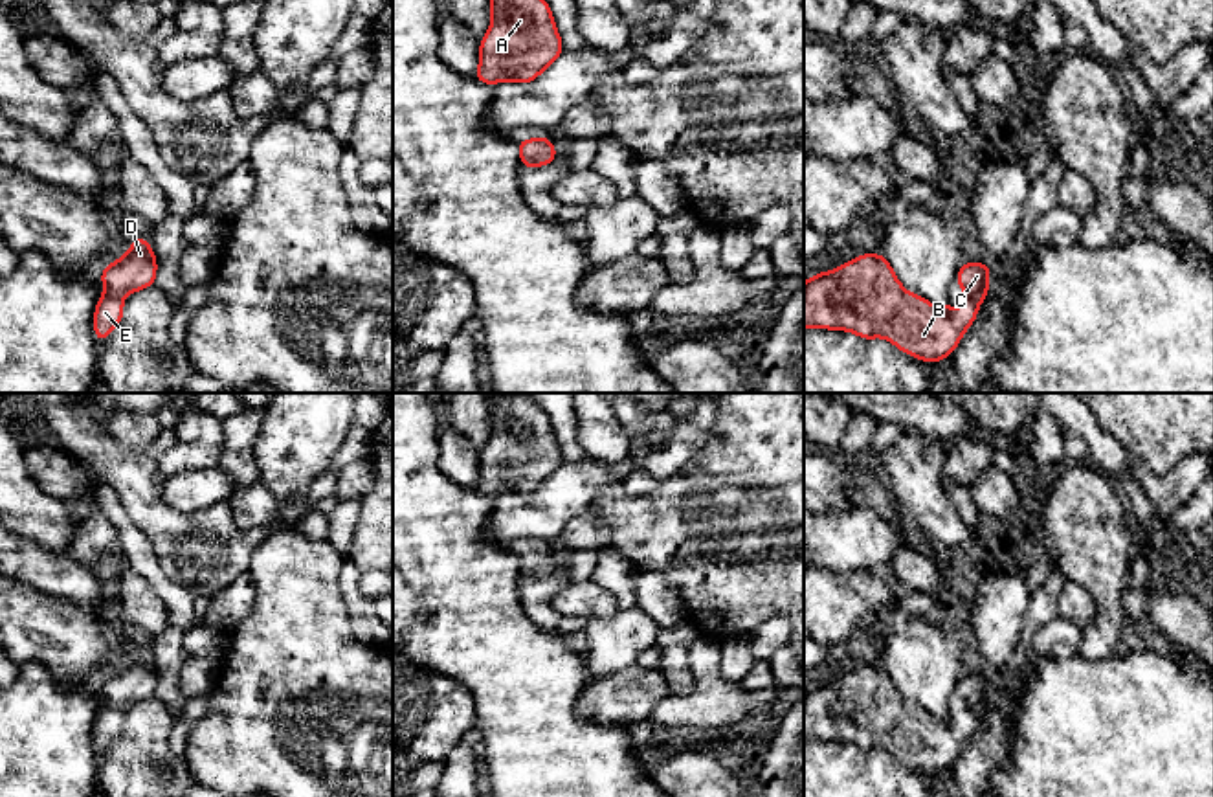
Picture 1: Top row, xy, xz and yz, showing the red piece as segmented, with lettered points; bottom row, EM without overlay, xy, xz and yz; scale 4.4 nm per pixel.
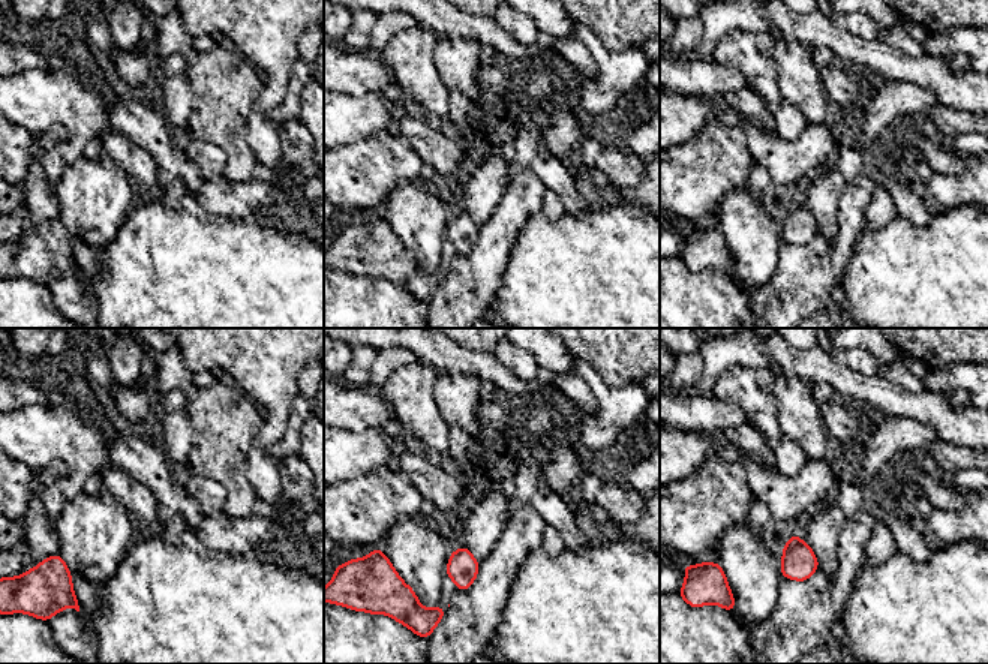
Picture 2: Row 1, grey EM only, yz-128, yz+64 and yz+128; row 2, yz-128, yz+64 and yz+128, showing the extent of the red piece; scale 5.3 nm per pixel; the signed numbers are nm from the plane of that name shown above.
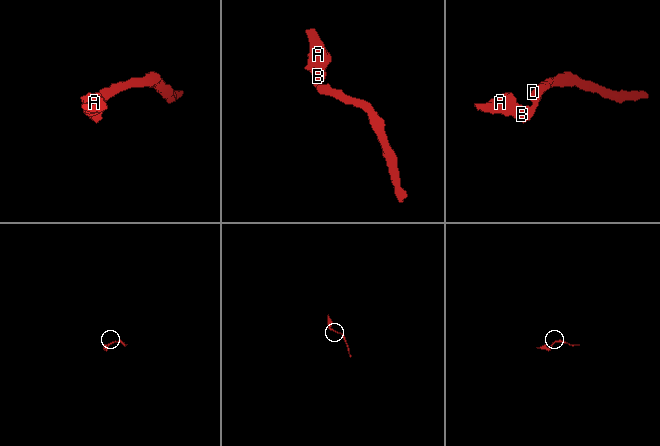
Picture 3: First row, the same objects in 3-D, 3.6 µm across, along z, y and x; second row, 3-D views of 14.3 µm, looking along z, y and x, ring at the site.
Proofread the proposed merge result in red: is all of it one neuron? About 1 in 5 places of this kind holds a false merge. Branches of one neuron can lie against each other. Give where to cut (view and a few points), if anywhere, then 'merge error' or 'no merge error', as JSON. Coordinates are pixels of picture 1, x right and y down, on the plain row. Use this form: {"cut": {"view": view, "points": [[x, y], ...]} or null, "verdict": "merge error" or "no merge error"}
{"cut": null, "verdict": "no merge error"}

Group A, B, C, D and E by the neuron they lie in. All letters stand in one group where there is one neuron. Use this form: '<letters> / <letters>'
A B C D E

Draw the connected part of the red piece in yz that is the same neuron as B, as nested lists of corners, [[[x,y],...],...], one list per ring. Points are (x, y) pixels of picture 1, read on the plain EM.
[[[881,665],[859,667],[804,694],[804,740],[850,742],[864,751],[886,749],[899,762],[934,775],[945,771],[973,736],[978,716],[987,709],[989,687],[985,674],[965,674],[958,681],[954,692],[962,696],[963,705],[962,722],[956,724],[949,714],[934,718],[923,707],[907,703]]]

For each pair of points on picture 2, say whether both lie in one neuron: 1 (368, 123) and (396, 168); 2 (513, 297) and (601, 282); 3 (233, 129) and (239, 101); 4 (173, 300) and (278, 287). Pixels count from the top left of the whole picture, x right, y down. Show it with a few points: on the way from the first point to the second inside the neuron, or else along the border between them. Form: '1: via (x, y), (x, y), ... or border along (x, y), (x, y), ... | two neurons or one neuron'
1: border along (384, 131), (341, 146) | two neurons
2: via (535, 297), (579, 297) | one neuron
3: via (233, 122), (233, 108) | one neuron
4: via (198, 300), (252, 300) | one neuron

